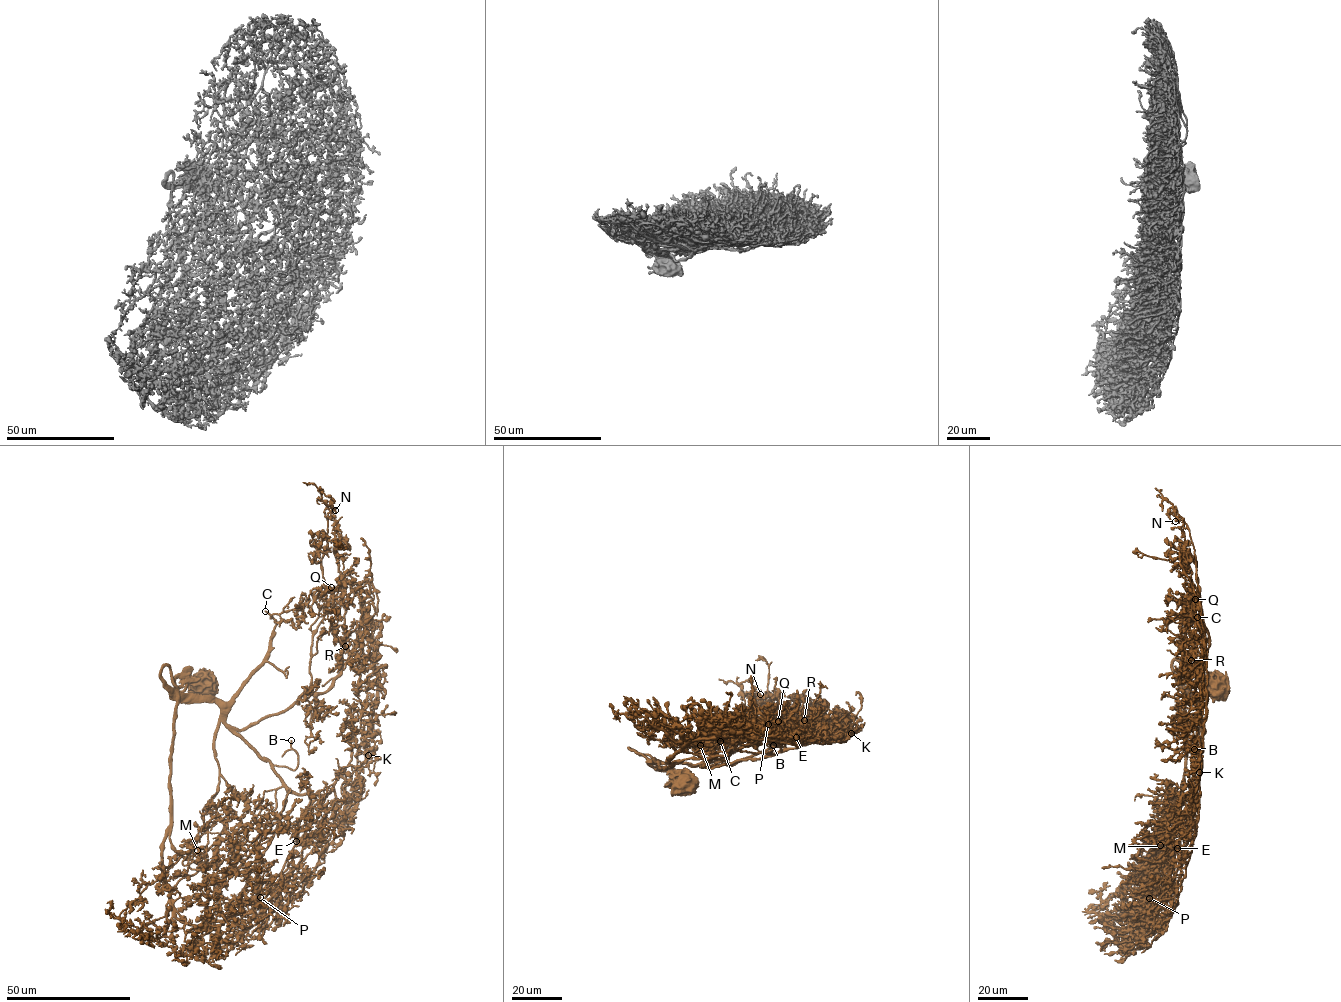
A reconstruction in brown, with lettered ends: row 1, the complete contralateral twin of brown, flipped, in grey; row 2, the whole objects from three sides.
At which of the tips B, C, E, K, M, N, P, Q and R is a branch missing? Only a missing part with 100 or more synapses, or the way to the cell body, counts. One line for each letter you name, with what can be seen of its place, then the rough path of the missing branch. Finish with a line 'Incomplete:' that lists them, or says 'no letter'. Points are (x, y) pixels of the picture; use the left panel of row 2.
B: place (291, 740); course (291, 740), (303, 727), (295, 739), (298, 749), (284, 764), (286, 768)
C: place (265, 611); course (265, 611), (254, 604), (249, 578), (255, 569), (255, 558), (271, 551), (267, 541), (272, 541)
E: place (296, 841); course (296, 841), (288, 844), (295, 846), (297, 851), (314, 844), (330, 860)
Incomplete: B, C, E

